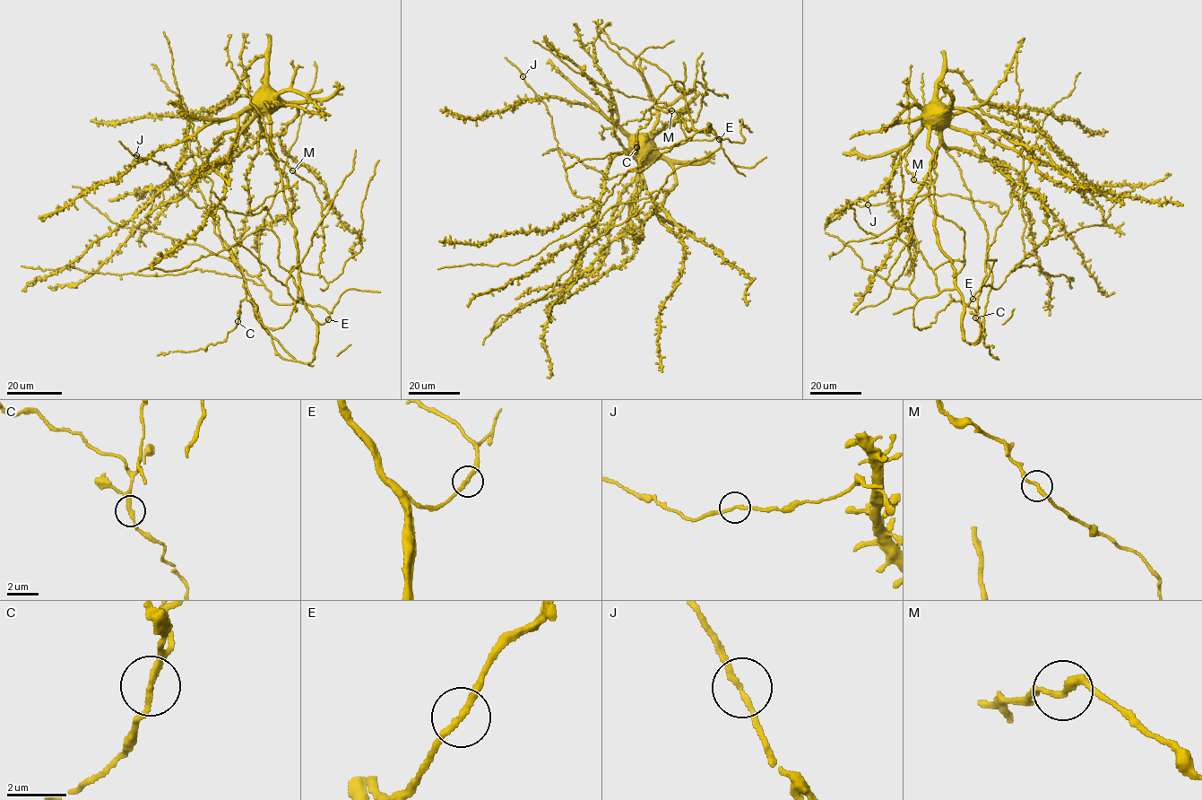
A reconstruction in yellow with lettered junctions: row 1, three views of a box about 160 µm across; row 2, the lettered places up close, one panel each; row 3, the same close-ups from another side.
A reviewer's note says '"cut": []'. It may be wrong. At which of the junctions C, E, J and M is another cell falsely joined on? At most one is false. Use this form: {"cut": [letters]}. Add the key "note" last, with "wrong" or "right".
{"cut": [], "note": "right"}

